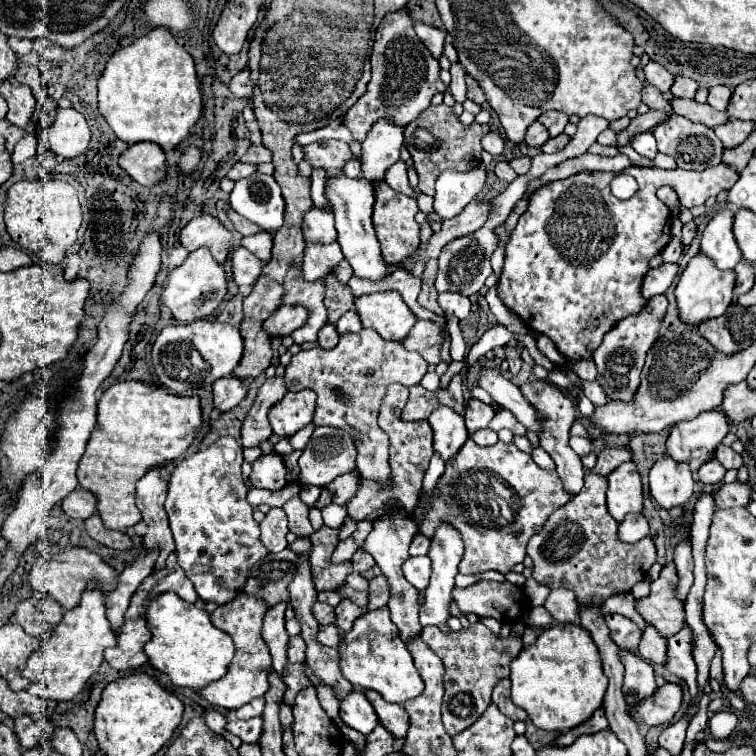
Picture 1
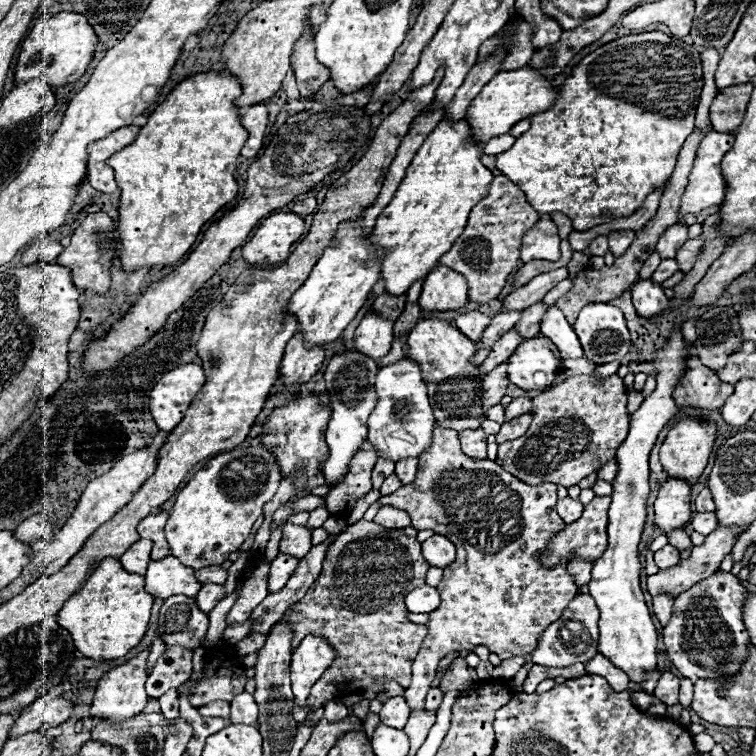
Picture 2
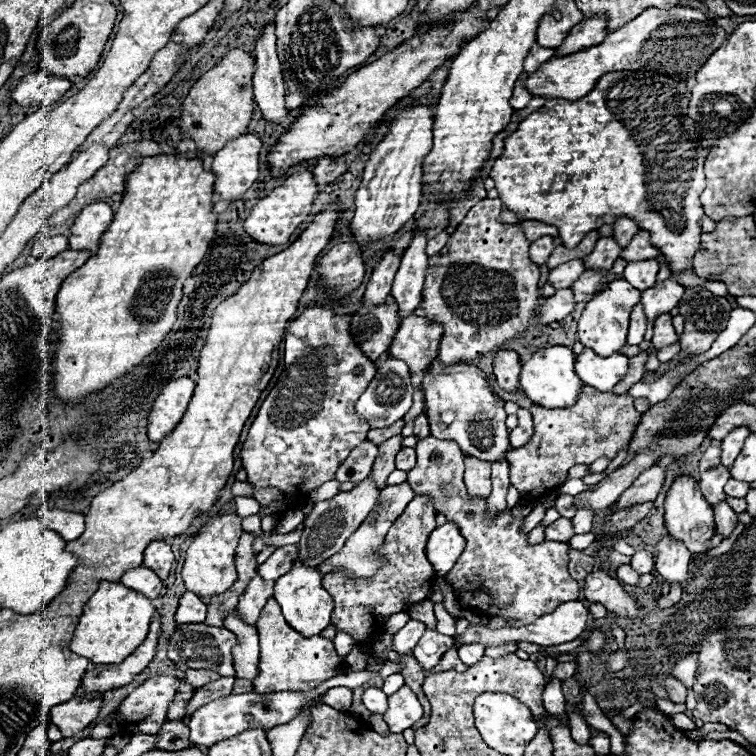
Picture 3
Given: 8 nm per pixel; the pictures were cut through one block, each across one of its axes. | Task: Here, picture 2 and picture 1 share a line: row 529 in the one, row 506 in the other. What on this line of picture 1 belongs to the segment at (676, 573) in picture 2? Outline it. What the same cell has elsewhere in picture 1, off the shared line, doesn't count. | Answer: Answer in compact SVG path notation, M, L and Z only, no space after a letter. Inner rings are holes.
M750 482L722 484L716 492L716 510L732 508L732 506L748 506L750 504L750 494L752 494Z

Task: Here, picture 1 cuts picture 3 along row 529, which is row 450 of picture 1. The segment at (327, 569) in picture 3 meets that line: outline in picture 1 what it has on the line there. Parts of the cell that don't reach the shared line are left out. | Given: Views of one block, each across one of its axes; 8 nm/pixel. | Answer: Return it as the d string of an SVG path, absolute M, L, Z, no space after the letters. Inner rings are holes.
M362 328L356 334L342 334L340 342L332 350L312 348L292 356L290 366L286 368L288 390L310 388L318 394L316 400L316 426L334 426L344 428L356 440L358 460L356 468L366 480L378 484L388 484L390 480L390 440L388 434L378 428L378 412L382 398L388 392L388 386L402 384L406 388L420 384L422 376L428 372L428 362L410 352L402 342L386 342L374 330Z

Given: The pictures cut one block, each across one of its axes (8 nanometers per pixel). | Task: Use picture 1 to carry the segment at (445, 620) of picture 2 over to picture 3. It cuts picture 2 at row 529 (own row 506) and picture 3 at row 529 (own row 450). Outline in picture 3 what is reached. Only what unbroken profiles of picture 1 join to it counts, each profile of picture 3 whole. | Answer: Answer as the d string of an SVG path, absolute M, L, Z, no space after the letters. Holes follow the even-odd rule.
M428 436L414 448L418 462L408 472L406 482L412 486L414 494L432 496L436 514L444 514L446 520L454 520L466 538L462 556L446 574L462 610L470 610L486 618L504 618L506 622L516 620L506 624L514 628L532 624L532 620L538 620L544 612L552 612L552 608L558 608L564 602L578 600L580 584L568 574L568 544L550 540L530 544L528 534L522 532L524 520L514 518L510 506L488 522L484 516L488 510L488 500L470 500L462 480L464 454L460 448L452 448L452 442Z

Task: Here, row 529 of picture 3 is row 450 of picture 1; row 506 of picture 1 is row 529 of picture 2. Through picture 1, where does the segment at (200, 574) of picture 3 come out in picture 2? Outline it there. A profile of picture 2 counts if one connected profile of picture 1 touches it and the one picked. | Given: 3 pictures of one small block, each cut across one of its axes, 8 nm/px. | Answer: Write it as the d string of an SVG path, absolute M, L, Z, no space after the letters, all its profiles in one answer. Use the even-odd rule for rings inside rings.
M262 442L220 452L176 496L166 524L166 540L172 556L194 570L220 566L252 532L254 522L262 516L264 504L276 494L280 480L282 472L276 456Z

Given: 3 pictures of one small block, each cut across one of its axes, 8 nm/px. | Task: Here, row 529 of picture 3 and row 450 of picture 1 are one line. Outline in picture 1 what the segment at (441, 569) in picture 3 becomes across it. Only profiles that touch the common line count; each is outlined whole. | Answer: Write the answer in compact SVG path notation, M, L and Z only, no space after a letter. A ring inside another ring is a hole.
M440 406L428 418L434 430L434 450L442 454L444 460L456 456L462 444L468 440L468 430L464 426L464 416L454 412L450 406Z

